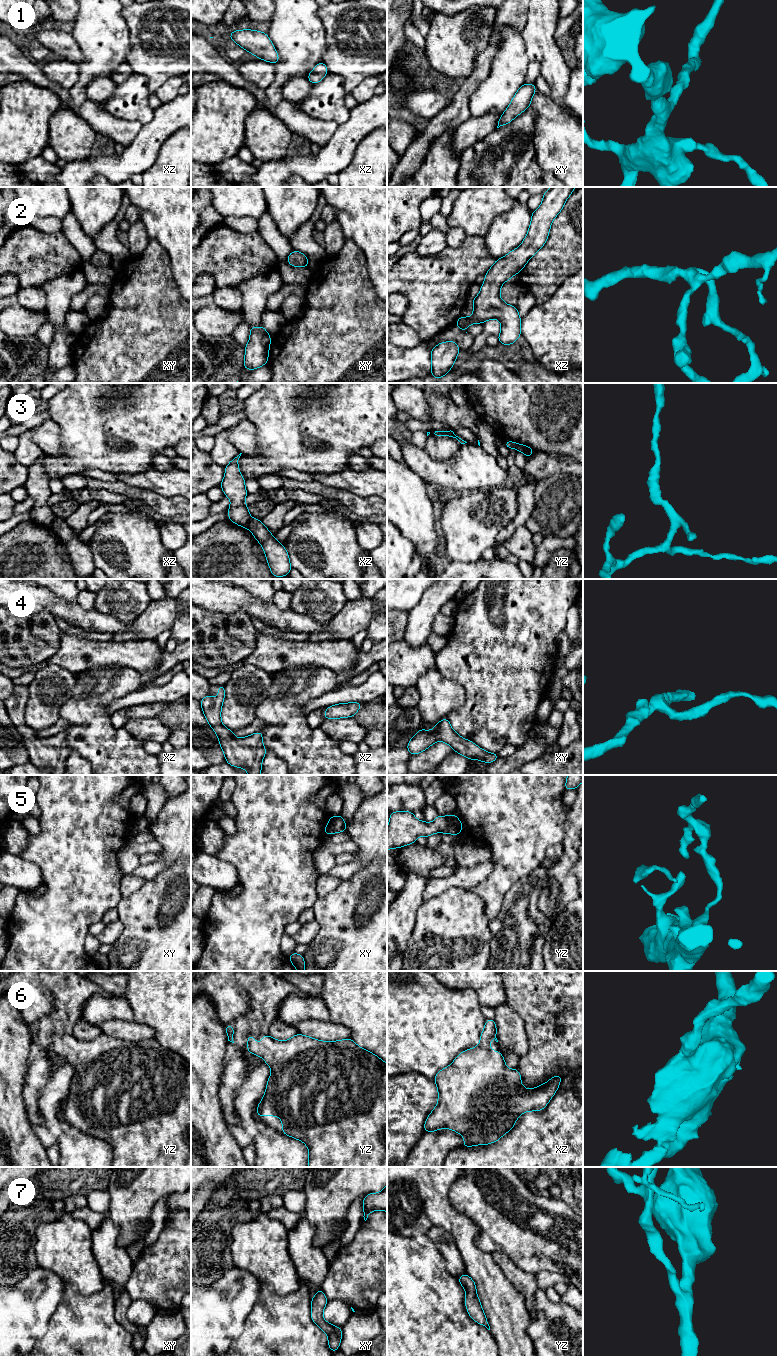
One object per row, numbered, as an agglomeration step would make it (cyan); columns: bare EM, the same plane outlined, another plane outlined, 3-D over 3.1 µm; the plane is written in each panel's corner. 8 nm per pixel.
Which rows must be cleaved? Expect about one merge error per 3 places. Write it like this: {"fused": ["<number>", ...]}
{"fused": ["3", "5"]}

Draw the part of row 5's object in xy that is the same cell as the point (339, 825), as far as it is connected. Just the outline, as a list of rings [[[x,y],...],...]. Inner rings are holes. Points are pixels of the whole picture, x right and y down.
[[[342,815],[332,816],[333,817],[333,826],[334,826],[334,833],[344,832],[346,831],[346,824],[343,820]]]

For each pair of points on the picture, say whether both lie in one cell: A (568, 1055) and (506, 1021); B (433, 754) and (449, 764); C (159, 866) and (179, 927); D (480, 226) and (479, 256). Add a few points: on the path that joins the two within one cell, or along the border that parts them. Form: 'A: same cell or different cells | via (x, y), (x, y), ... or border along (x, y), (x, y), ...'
A: different cells | border along (515, 1010), (527, 1036), (525, 1054)
B: different cells | border along (455, 752), (447, 755), (438, 764)
C: different cells | border along (180, 859), (165, 868), (154, 878), (146, 881)
D: different cells | border along (467, 235), (483, 237)

